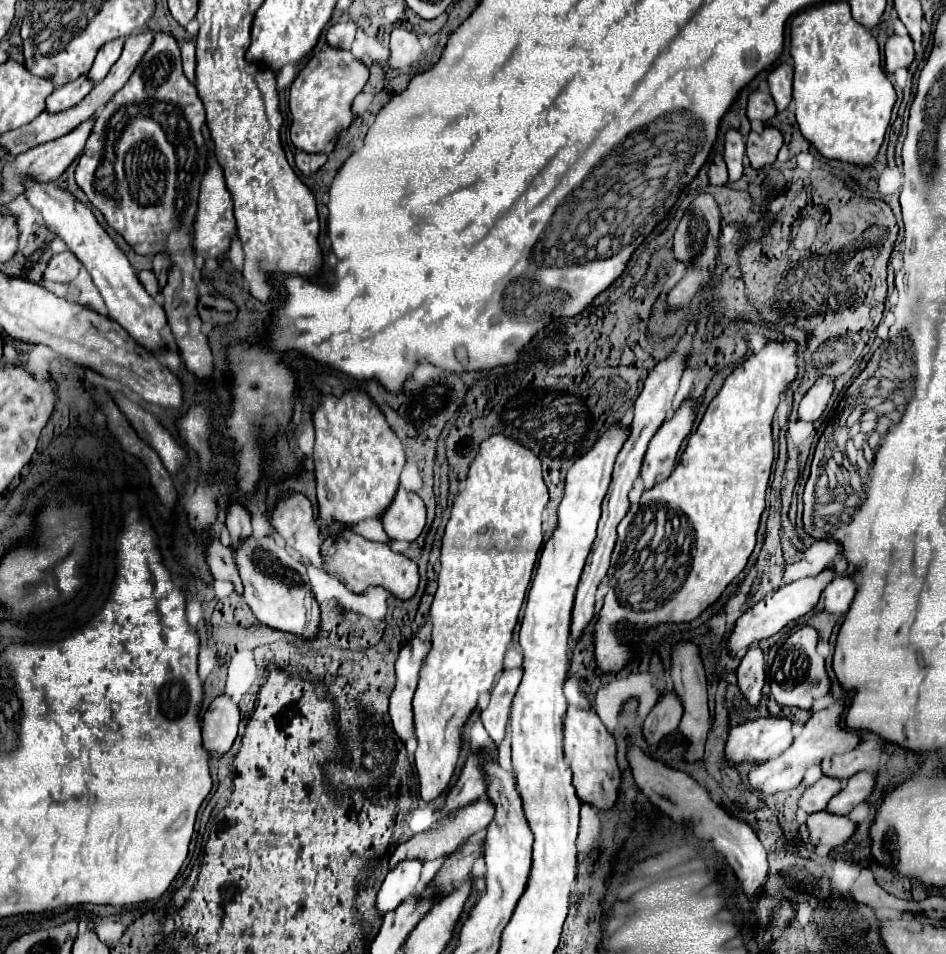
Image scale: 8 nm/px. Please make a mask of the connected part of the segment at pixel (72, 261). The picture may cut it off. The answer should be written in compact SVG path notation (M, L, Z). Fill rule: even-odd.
M63 251L59 255L53 255L47 263L47 269L43 273L43 281L47 283L71 283L81 269L81 261L71 253Z

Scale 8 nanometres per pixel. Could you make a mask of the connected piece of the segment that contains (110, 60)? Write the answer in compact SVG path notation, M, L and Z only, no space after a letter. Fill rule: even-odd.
M115 39L115 41L109 41L107 45L103 45L99 49L99 53L95 57L95 63L93 63L91 71L89 71L91 81L97 83L97 81L101 81L109 73L111 65L119 59L119 55L123 51L123 43L125 43L125 39Z

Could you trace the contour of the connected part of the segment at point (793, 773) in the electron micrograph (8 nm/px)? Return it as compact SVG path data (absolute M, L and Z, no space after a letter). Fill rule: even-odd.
M833 699L827 709L821 709L817 713L813 713L809 717L809 721L801 727L801 735L795 737L793 745L785 753L781 753L775 759L769 759L769 761L761 763L759 767L755 767L749 773L751 787L761 789L767 795L777 793L777 791L795 789L803 781L805 771L809 767L813 767L815 763L819 765L825 757L831 757L831 755L837 755L837 753L845 753L845 751L853 751L861 743L861 733L855 731L855 729L849 729L849 727L841 727L843 709L845 709L845 699Z

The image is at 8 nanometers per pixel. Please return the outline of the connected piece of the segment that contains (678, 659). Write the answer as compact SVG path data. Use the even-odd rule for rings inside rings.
M679 641L671 645L671 677L675 685L675 693L683 697L683 719L679 725L679 731L691 741L691 747L687 751L687 761L697 761L703 757L705 739L709 733L709 707L707 707L707 681L705 681L705 669L699 655L699 649L691 641Z

